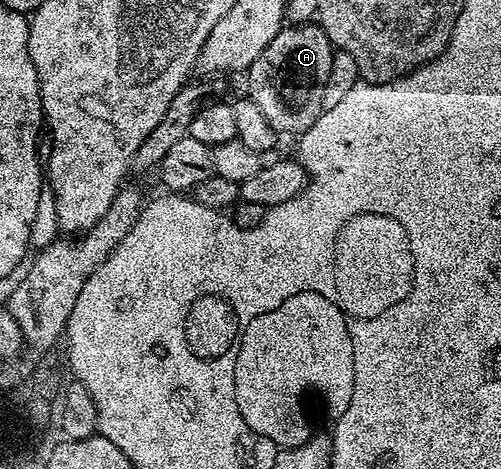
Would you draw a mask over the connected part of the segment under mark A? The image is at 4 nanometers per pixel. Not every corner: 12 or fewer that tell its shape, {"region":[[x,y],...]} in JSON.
{"region":[[319,23],[281,28],[247,68],[276,133],[325,109],[333,51]]}

